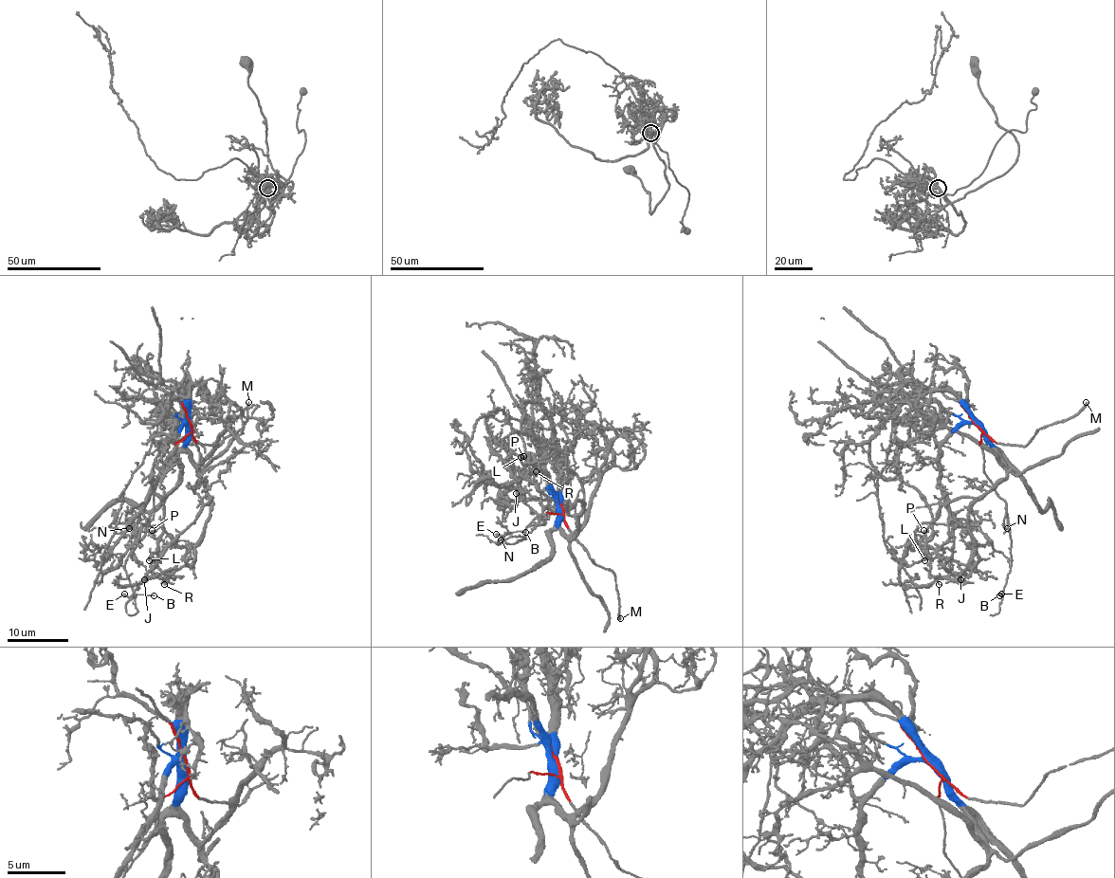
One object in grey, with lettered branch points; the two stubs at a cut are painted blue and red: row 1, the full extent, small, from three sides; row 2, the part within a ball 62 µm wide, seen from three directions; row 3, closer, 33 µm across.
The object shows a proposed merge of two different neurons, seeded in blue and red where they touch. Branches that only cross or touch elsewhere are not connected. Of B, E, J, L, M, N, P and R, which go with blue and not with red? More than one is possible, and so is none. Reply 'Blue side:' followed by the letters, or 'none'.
Blue side: J, L, P, R

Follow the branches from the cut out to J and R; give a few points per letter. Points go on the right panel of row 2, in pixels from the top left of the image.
J: (975, 425), (994, 448), (1006, 476), (971, 508), (971, 538), (978, 562), (972, 570), (959, 574), (959, 578)
R: (975, 425), (951, 393), (923, 391), (869, 440), (874, 467), (927, 505), (939, 585)

